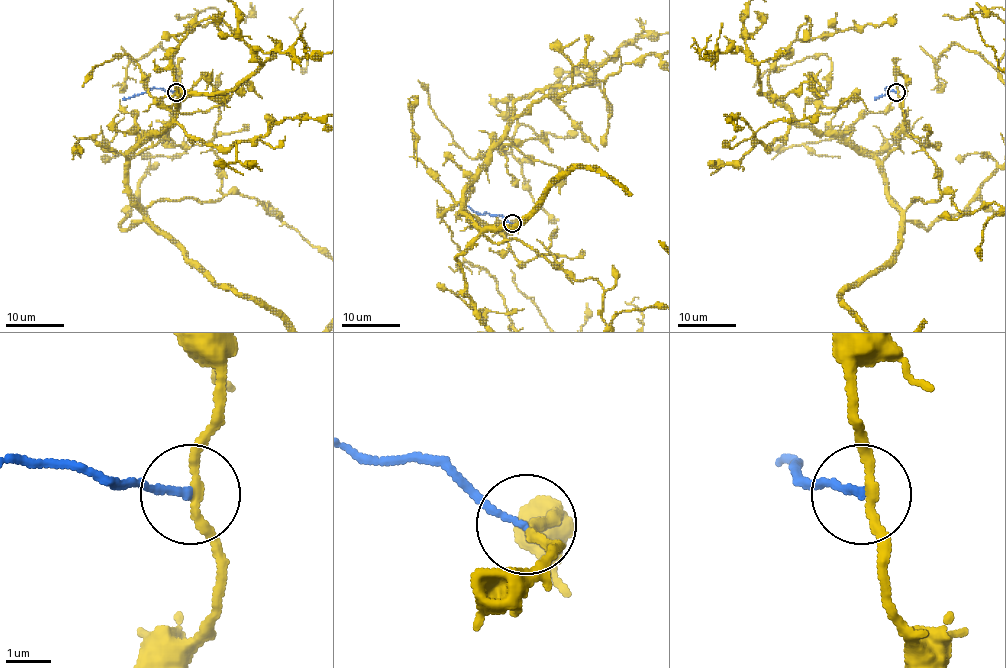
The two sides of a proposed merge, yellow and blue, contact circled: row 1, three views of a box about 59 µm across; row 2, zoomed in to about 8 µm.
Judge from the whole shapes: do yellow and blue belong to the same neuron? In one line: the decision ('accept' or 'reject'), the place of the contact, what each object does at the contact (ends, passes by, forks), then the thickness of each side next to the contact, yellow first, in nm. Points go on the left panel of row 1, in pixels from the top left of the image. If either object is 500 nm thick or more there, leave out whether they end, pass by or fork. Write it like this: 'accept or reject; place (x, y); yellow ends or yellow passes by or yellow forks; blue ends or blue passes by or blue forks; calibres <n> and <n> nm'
reject; place (176, 92); yellow passes by; blue ends; calibres 200 and 150 nm

